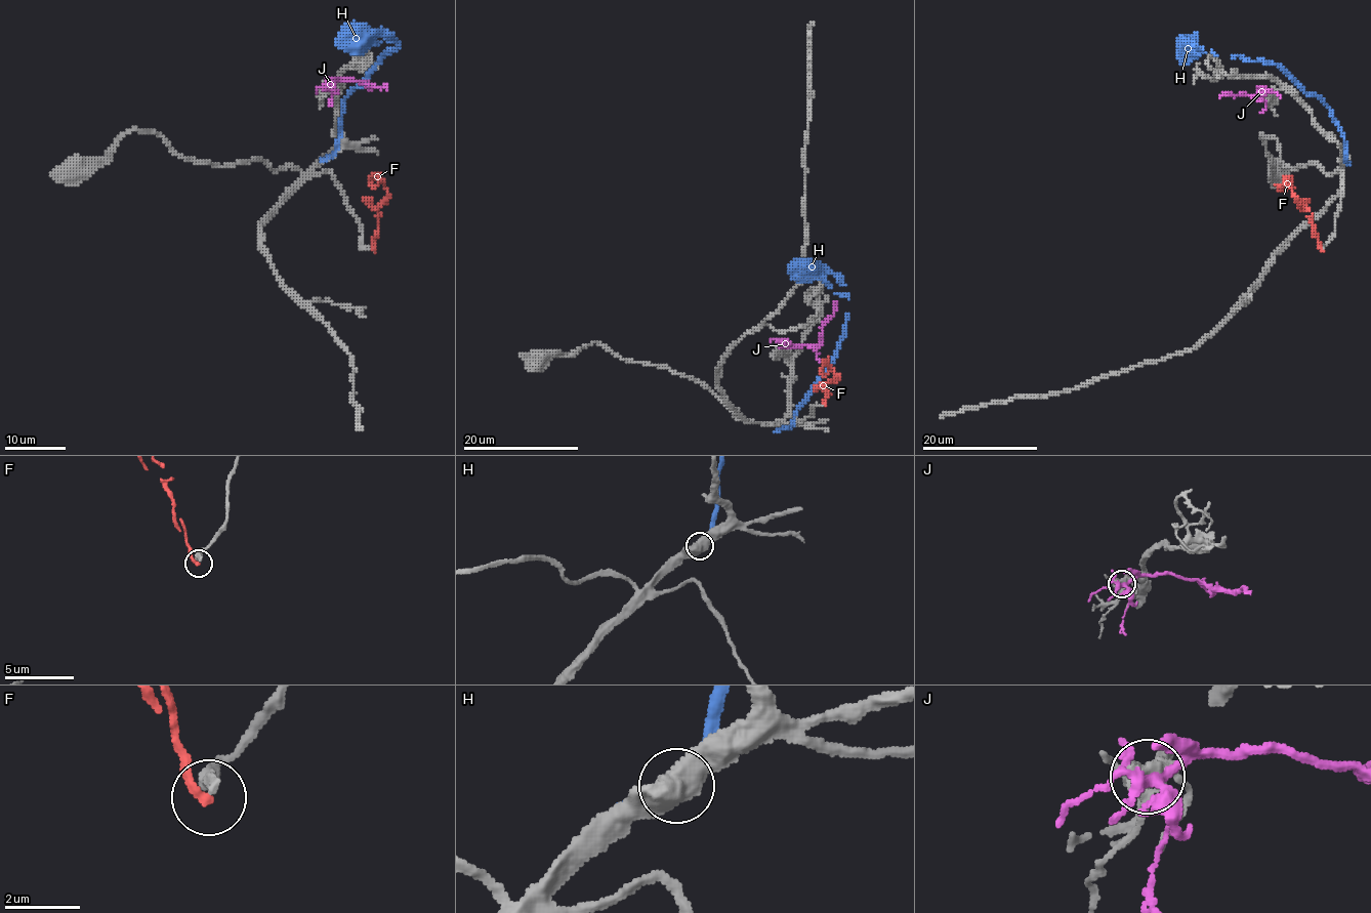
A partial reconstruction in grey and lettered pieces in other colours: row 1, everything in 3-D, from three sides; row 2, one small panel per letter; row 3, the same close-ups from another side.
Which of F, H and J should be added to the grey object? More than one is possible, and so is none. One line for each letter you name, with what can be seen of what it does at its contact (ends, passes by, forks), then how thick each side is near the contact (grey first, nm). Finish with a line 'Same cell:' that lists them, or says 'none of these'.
Same cell: none of these

